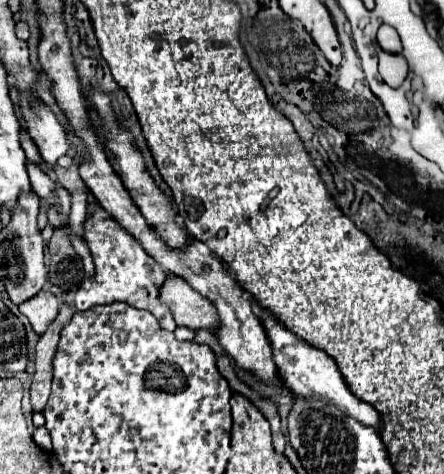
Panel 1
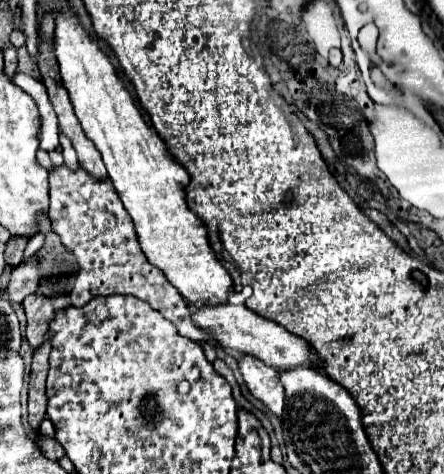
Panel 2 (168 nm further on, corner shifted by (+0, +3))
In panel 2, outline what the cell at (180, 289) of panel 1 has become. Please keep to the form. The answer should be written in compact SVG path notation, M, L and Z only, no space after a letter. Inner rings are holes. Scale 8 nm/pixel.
M220 304L220 306L188 306L194 320L198 322L200 328L204 328L206 332L210 332L220 344L222 348L234 356L236 360L250 354L256 356L258 360L262 360L268 366L274 368L294 368L300 364L312 366L312 348L306 346L308 342L302 340L300 336L290 334L286 328L282 328L280 324L258 316L256 312L248 310L246 306L234 306L234 304Z

